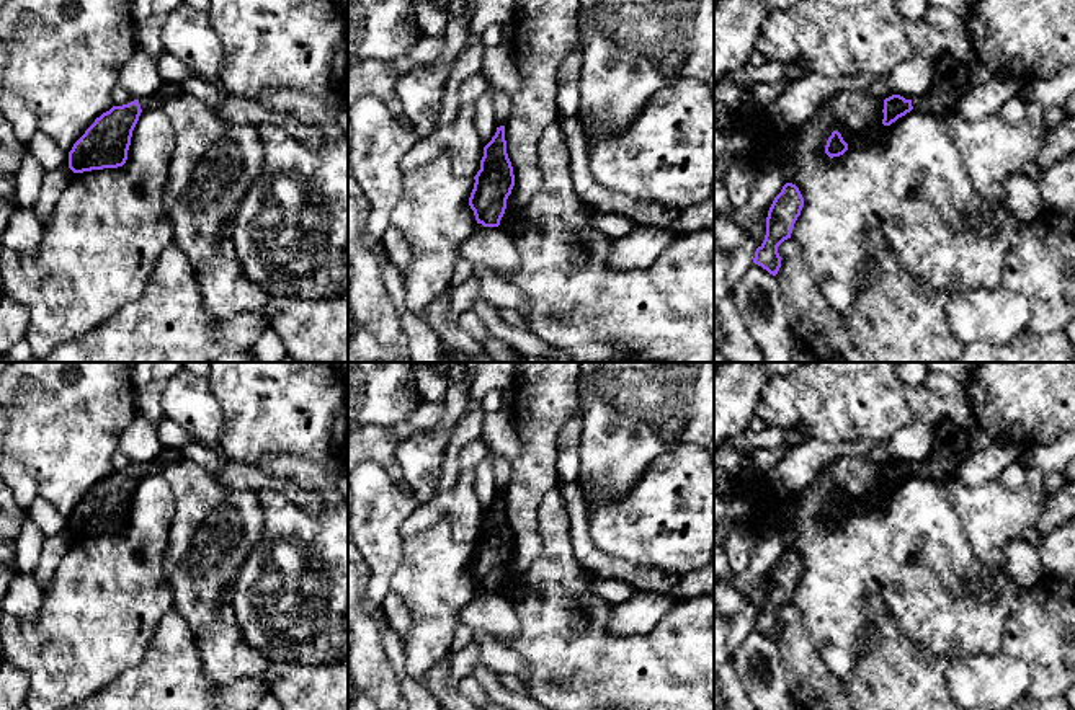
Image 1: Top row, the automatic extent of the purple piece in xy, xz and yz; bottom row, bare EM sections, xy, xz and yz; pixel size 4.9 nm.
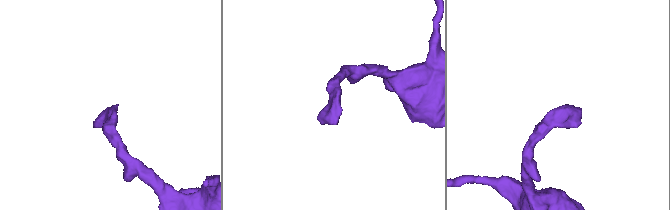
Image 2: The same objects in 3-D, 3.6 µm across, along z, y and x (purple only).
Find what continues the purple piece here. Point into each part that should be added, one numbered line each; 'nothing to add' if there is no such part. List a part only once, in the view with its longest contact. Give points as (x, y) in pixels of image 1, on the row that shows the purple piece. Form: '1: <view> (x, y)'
1: xz (510, 217)

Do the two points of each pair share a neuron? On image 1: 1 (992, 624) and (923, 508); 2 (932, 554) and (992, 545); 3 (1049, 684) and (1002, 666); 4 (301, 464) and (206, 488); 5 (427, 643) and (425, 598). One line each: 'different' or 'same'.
1: same
2: different
3: different
4: different
5: same

